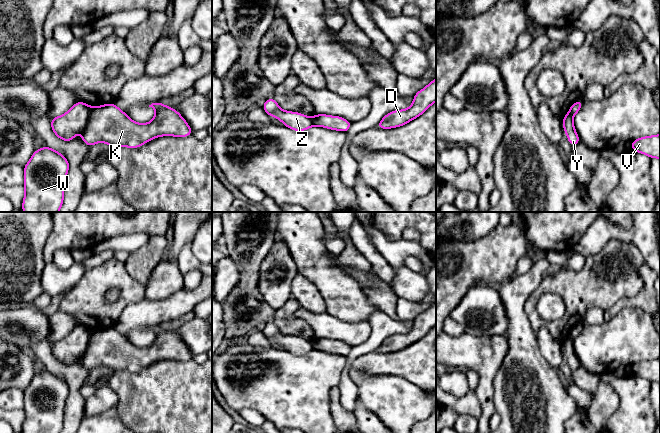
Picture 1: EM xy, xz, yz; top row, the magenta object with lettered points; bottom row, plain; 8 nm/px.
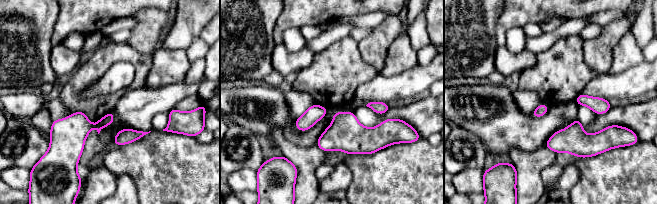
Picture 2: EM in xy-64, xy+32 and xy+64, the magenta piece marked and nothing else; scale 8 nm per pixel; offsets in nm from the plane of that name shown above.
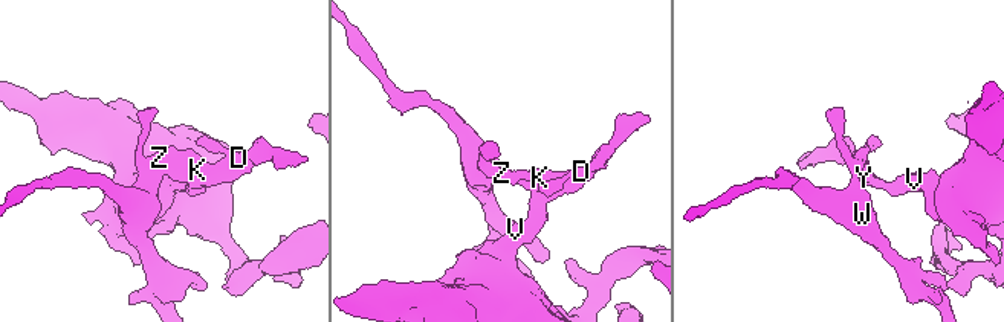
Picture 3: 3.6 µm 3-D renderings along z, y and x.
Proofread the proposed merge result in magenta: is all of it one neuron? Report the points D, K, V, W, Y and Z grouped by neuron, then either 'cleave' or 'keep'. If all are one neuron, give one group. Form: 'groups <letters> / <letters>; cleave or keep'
groups D K V Y / W Z; cleave

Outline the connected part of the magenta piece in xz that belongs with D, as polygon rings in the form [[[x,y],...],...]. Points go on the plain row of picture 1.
[[[436,302],[414,319],[412,329],[405,334],[395,334],[386,338],[376,350],[390,353],[403,350],[423,338],[436,325]]]

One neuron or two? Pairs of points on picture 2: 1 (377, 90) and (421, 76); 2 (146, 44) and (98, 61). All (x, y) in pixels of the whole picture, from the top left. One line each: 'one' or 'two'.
1: one
2: two

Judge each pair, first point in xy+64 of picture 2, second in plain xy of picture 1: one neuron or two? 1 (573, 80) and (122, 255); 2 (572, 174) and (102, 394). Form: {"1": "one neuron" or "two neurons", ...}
{"1": "two neurons", "2": "one neuron"}

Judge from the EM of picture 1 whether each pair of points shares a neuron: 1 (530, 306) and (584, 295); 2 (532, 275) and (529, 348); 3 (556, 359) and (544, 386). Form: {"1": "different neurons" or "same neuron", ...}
{"1": "same neuron", "2": "same neuron", "3": "different neurons"}

